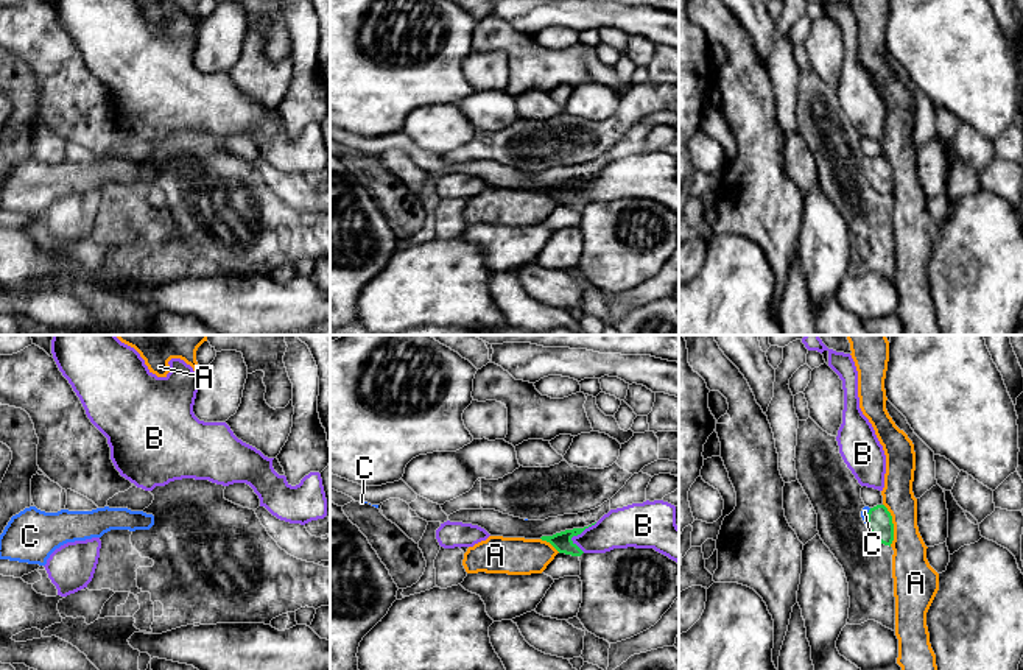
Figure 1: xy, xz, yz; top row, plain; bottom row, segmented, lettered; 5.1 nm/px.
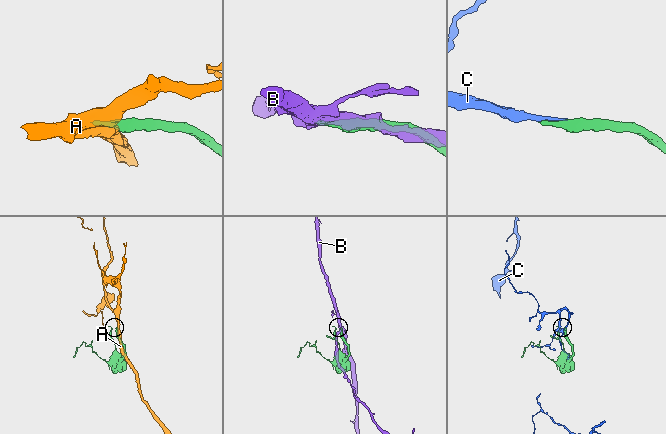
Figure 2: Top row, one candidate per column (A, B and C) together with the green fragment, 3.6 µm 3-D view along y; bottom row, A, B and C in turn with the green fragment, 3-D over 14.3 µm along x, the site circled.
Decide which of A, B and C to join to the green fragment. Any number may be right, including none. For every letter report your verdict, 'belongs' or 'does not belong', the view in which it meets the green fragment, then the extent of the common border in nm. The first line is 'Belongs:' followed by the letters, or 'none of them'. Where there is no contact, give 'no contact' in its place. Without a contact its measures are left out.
Belongs: C
A: does not belong | yz | 220 nm
B: does not belong | xz | 180 nm
C: belongs | yz | 100 nm

